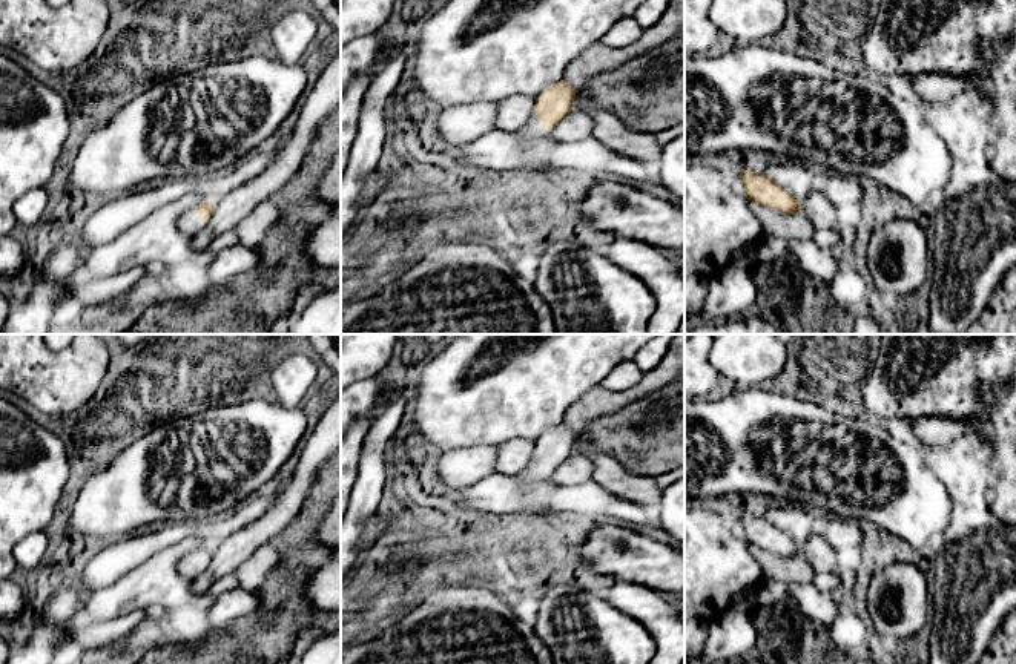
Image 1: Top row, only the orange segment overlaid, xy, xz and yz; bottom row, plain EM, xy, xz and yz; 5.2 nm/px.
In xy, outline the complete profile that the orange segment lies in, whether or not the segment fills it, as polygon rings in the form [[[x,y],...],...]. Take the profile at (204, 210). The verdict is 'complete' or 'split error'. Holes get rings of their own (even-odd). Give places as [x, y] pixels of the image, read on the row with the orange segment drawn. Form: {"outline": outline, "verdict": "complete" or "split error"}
{"outline": [[[204,201],[196,207],[187,209],[178,218],[178,228],[187,238],[195,236],[212,218],[213,215],[213,202]]], "verdict": "split error"}

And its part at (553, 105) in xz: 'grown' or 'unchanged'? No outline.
grown

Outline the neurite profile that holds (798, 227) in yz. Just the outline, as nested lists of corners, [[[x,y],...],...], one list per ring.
[[[749,201],[752,213],[763,224],[766,238],[812,241],[815,227],[801,212],[798,215],[783,215],[774,209]]]

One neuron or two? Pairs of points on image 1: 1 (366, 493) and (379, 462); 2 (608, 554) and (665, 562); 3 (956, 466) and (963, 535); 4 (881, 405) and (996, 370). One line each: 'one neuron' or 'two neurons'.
1: one neuron
2: one neuron
3: one neuron
4: one neuron

